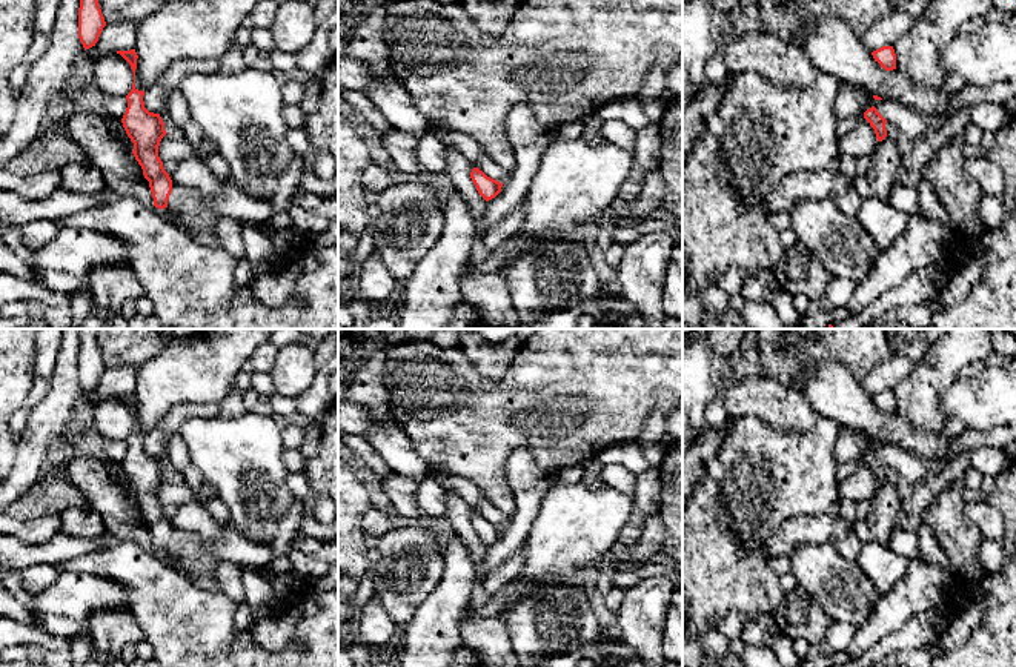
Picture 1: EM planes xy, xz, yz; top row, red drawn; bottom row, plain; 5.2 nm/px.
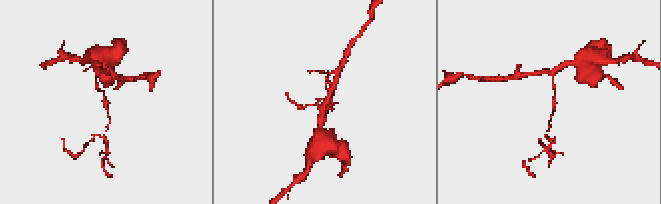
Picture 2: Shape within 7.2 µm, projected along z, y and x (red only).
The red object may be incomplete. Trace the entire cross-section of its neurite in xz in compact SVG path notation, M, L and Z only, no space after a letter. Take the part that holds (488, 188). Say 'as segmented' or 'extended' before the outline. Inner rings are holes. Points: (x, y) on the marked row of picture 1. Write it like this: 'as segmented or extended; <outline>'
as segmented; M473 168L470 172L470 178L478 191L478 194L486 200L495 198L503 187L503 183L487 177L483 171L478 168Z

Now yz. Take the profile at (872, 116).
as segmented; M872 106L864 112L864 118L875 129L878 141L882 141L887 137L887 129L885 129L887 120L878 112L875 106Z

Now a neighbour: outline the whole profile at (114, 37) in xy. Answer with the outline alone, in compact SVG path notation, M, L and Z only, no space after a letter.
M128 22L106 25L98 41L86 49L85 54L97 61L105 54L135 49L137 28L138 25Z

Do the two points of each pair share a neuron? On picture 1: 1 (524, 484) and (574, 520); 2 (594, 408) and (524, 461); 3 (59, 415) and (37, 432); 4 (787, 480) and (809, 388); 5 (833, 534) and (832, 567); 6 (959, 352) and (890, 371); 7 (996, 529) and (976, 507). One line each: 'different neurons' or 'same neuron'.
1: different neurons
2: different neurons
3: same neuron
4: different neurons
5: different neurons
6: different neurons
7: same neuron

